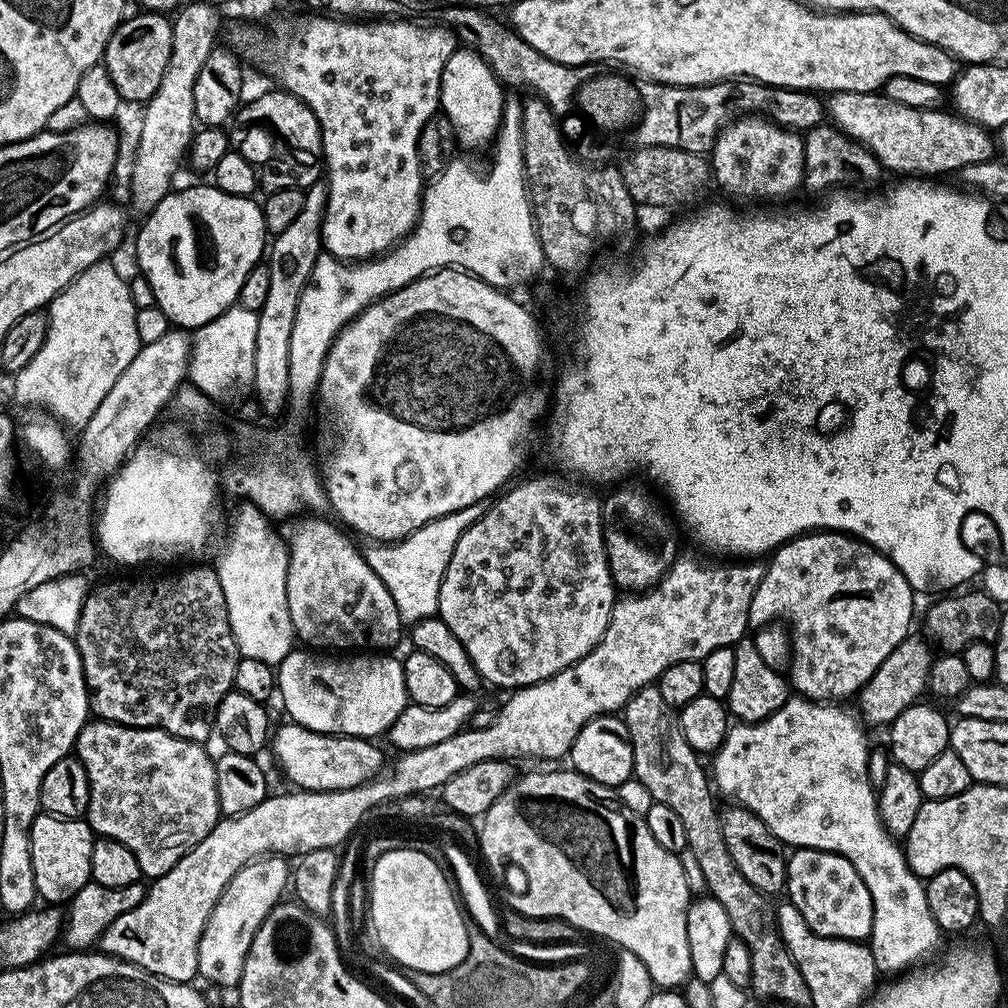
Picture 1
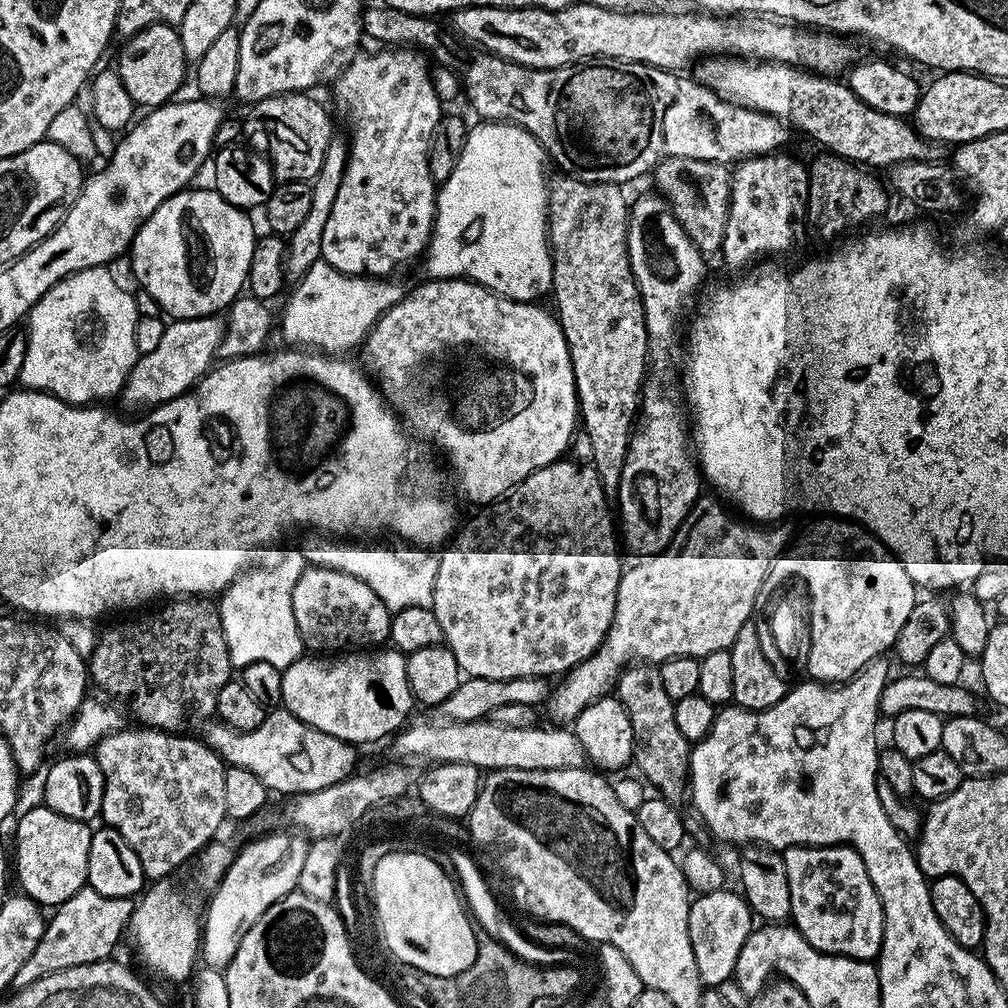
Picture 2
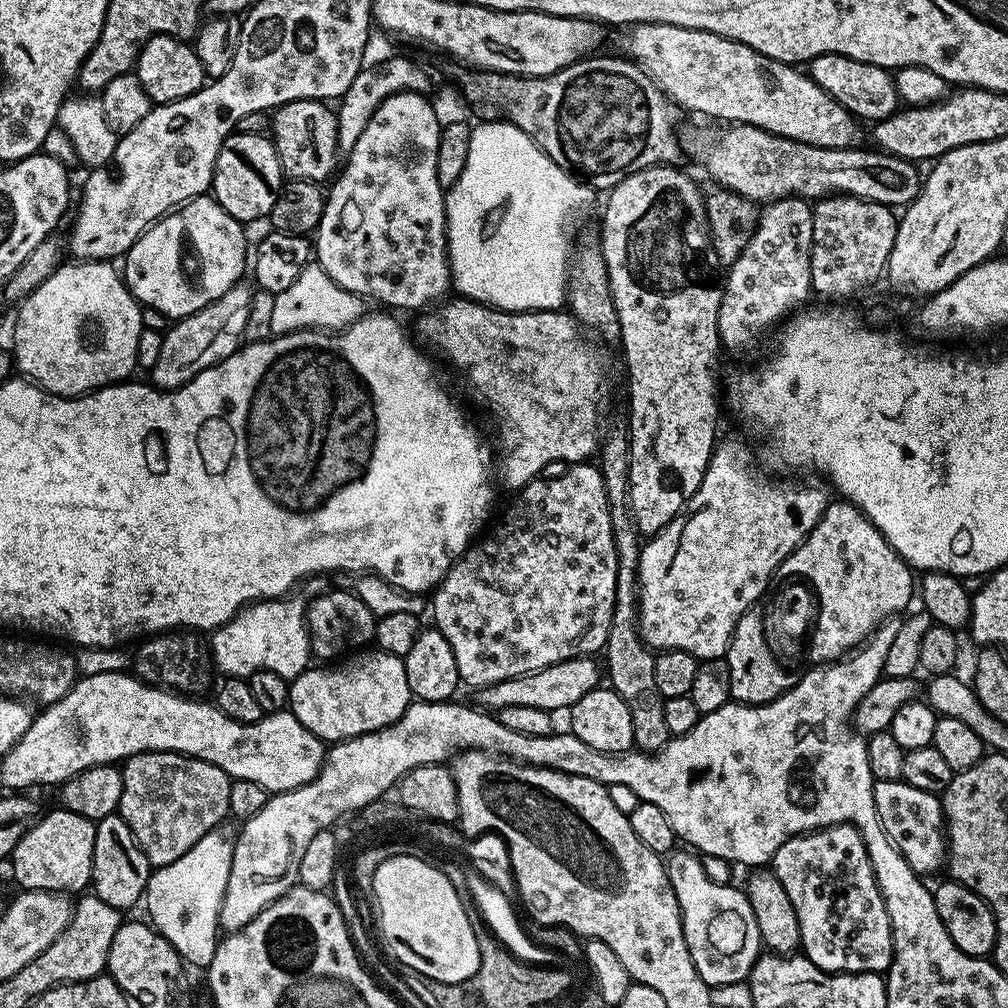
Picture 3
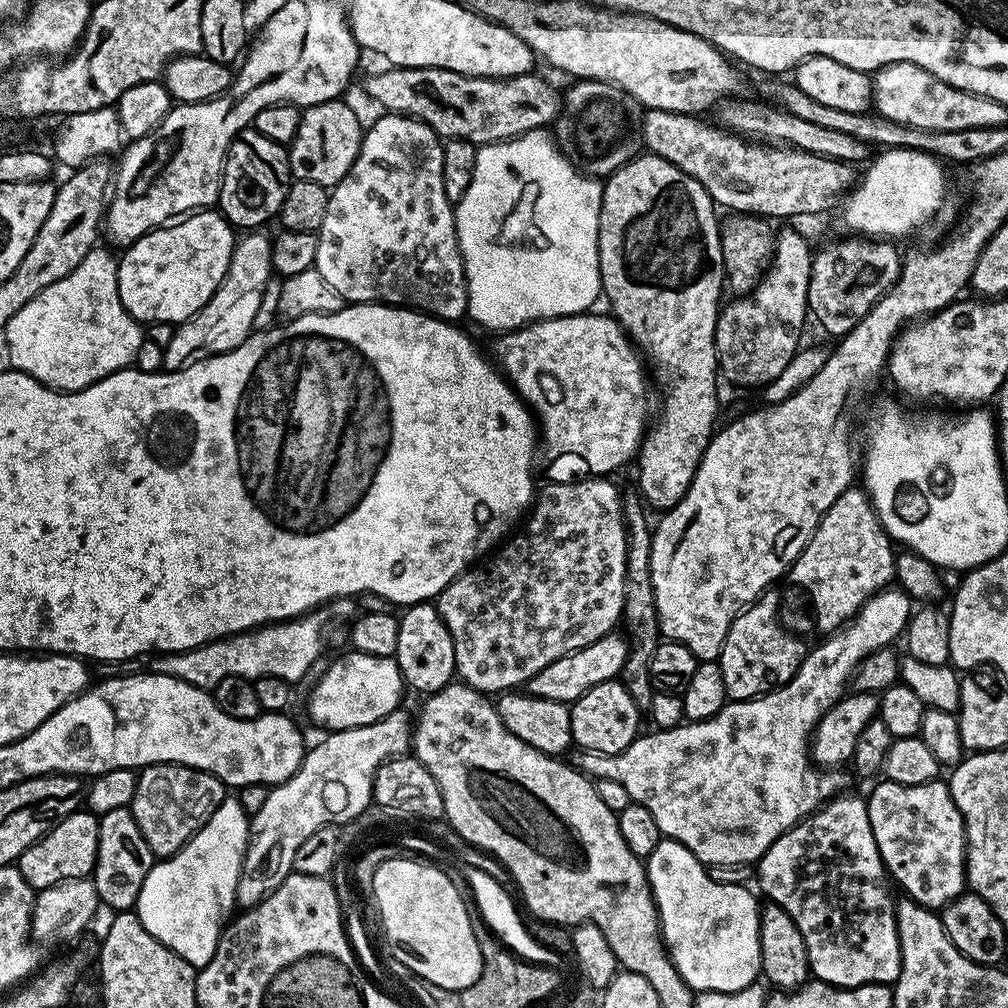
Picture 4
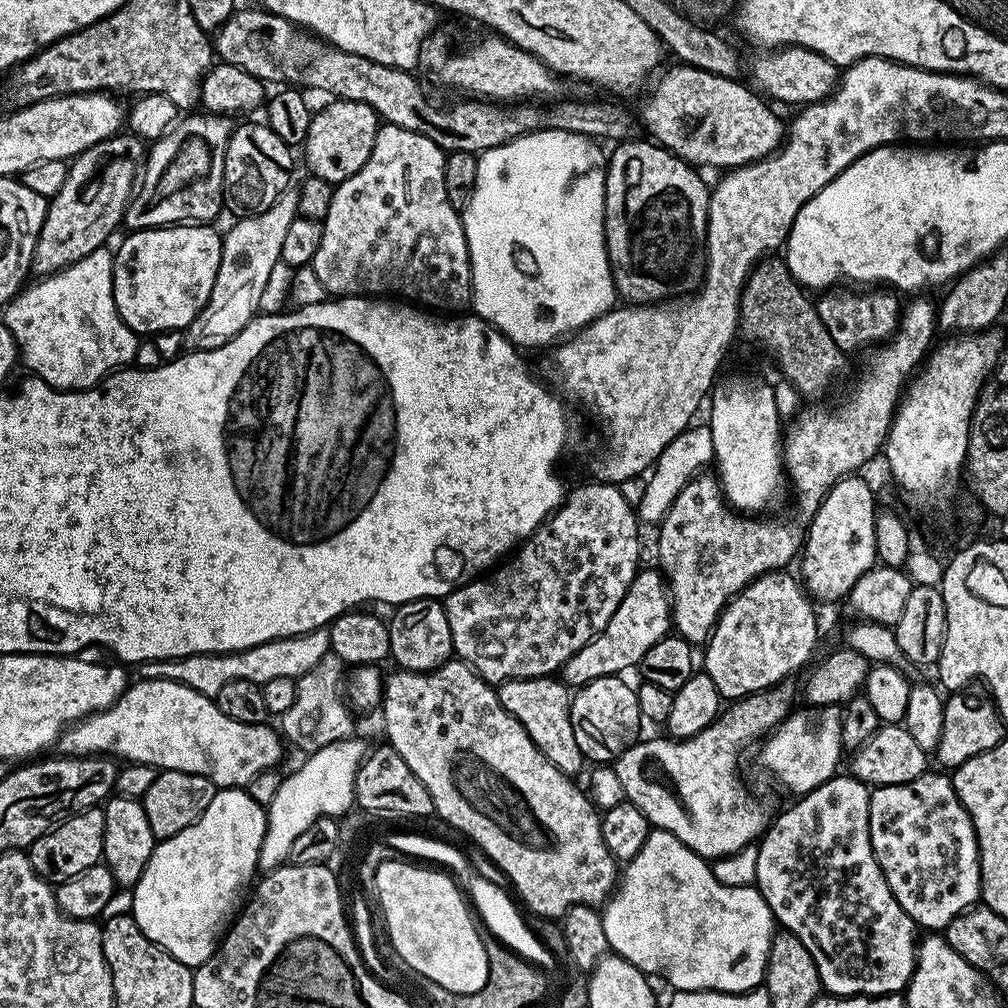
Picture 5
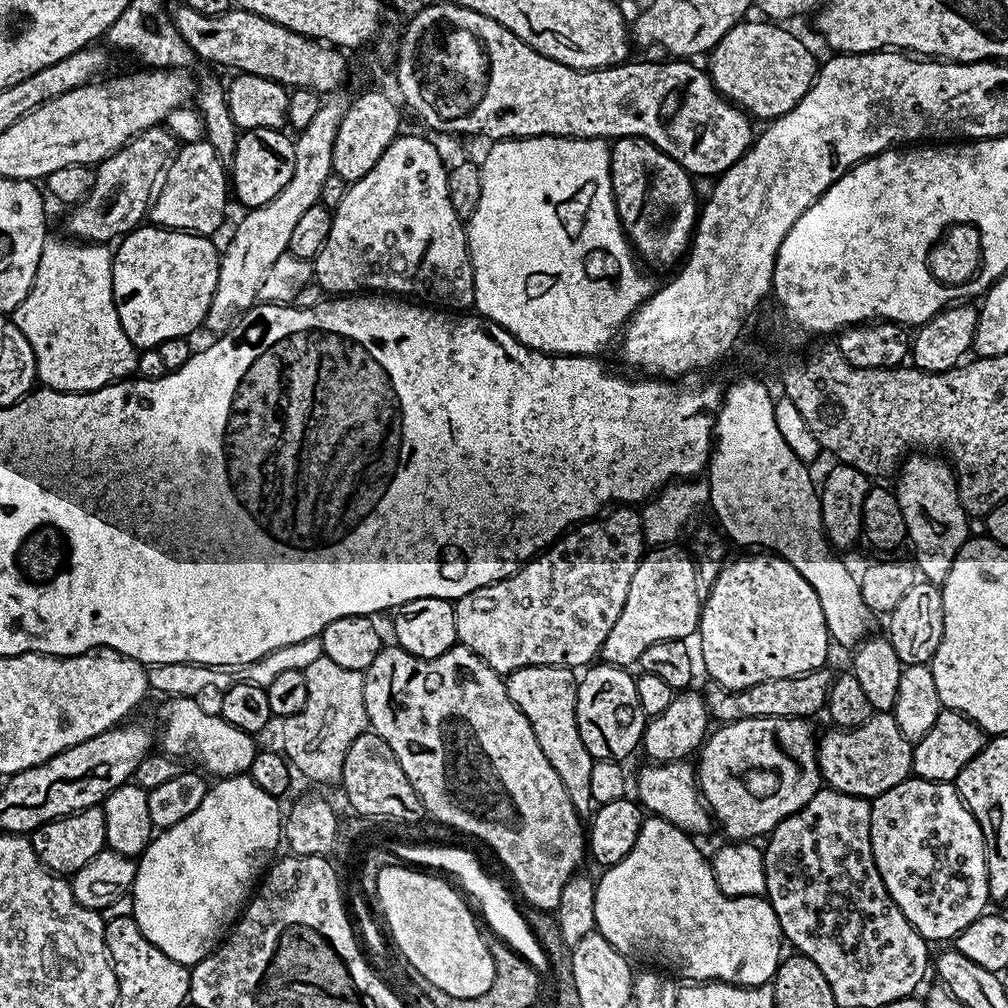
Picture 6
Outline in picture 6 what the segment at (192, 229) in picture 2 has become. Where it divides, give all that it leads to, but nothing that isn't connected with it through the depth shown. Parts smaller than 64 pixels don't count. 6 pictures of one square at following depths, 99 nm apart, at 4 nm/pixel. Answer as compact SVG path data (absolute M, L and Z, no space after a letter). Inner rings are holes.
M139 226L115 245L112 253L114 306L118 310L118 322L122 322L122 330L126 330L126 338L130 338L137 350L156 350L162 342L170 338L191 337L191 332L199 324L201 327L207 321L208 307L218 286L218 270L222 255L221 249L215 248L212 242L207 236L187 230Z

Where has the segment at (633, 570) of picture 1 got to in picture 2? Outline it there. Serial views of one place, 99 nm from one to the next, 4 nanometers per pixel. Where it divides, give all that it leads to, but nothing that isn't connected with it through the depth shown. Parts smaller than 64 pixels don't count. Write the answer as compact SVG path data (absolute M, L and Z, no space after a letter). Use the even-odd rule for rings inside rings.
M651 194L652 196L644 196L640 201L631 205L628 214L628 257L630 258L630 266L632 267L632 277L636 280L636 291L640 298L640 304L644 308L644 326L648 331L648 350L650 353L650 367L647 369L644 386L640 394L640 406L638 409L638 423L635 425L634 431L628 442L628 453L626 454L626 462L622 466L622 478L620 485L614 497L614 508L618 513L618 536L622 541L623 547L629 548L632 552L637 552L637 557L643 558L646 556L653 556L656 552L666 550L666 546L670 546L670 542L674 538L674 534L678 530L678 526L686 518L686 514L693 506L696 505L697 500L702 495L702 476L698 471L697 461L694 459L693 453L690 451L690 436L686 431L686 404L682 399L681 389L678 387L678 372L672 369L672 363L676 360L676 347L681 347L682 344L682 325L685 323L684 311L688 308L688 303L692 300L692 295L700 288L700 283L704 280L704 275L707 274L708 268L704 265L706 260L705 253L700 251L698 246L694 246L694 242L686 234L686 230L678 222L678 218L672 213L668 203L663 196L659 194Z

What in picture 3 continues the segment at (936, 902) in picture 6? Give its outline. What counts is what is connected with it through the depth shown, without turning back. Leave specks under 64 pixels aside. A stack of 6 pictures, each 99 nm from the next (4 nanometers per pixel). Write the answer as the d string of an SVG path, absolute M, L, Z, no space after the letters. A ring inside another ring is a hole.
M876 780L874 806L882 822L882 830L894 842L894 846L910 862L917 874L936 872L946 864L946 829L944 827L944 806L941 797L934 792L918 790L905 780Z

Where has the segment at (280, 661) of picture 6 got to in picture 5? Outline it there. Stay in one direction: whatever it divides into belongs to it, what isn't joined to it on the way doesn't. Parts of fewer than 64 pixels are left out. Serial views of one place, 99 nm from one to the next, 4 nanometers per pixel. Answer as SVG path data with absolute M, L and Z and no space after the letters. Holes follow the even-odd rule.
M327 627L316 628L305 635L290 636L282 640L259 644L246 651L206 655L185 656L183 660L150 660L137 665L136 672L141 679L172 680L188 685L204 696L215 697L227 682L248 680L261 685L271 678L290 677L297 680L304 673L318 664L318 660L330 650Z

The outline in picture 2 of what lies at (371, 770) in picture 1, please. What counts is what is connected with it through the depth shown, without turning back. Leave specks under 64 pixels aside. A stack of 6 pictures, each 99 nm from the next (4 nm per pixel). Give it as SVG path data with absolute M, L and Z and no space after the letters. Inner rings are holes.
M272 710L262 722L249 732L236 732L219 722L207 725L206 743L213 748L225 765L245 768L268 787L269 793L317 792L339 784L353 775L357 749L334 734L326 734L317 728L311 728L294 713L287 710Z

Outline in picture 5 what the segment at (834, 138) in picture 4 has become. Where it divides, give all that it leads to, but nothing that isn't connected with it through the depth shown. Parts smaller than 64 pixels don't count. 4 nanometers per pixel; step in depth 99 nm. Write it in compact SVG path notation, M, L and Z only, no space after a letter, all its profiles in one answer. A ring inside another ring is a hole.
M682 63L675 67L665 67L655 77L656 85L649 90L640 112L648 127L647 135L660 147L687 164L719 170L753 164L779 149L786 136L786 124L772 113L773 105L763 95L731 76L710 74Z

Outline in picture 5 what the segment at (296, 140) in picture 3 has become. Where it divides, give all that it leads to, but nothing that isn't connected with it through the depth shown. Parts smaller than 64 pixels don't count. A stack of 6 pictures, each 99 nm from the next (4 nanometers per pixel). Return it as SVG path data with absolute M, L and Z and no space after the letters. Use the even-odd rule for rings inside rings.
M335 98L327 102L329 104L325 108L316 108L312 112L309 134L303 142L302 152L305 162L308 163L307 171L335 186L358 174L358 170L366 166L370 150L374 150L374 138L382 121L373 108L366 106L366 102Z

